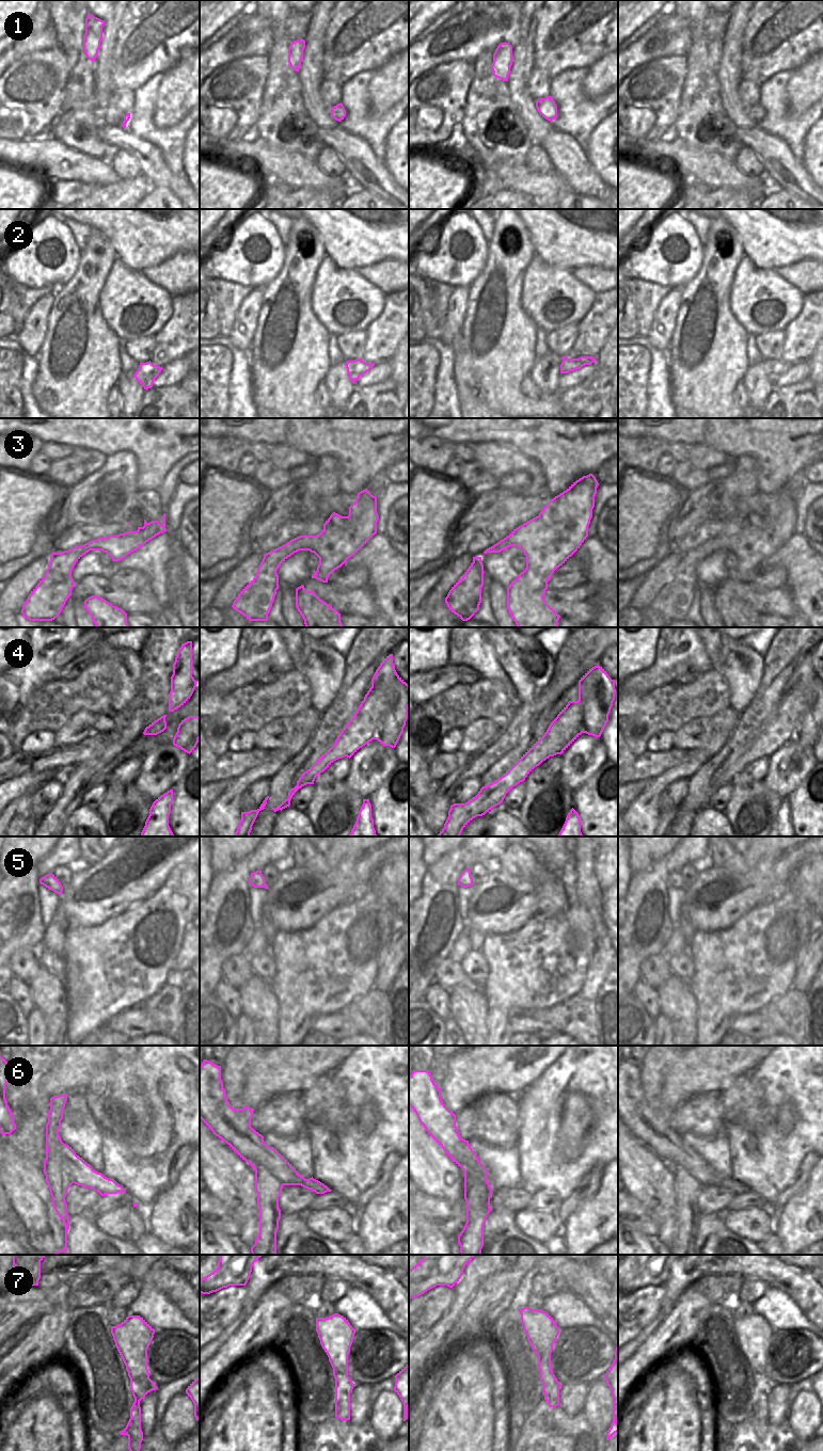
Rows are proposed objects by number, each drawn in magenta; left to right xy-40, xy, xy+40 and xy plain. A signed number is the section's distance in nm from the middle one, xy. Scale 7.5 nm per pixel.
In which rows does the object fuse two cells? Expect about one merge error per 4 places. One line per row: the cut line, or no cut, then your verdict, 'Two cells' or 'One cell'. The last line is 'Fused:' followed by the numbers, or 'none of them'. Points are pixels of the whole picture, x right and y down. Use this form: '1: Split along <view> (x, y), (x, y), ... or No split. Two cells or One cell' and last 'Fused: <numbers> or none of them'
1: No split. One cell
2: No split. One cell
3: No split. One cell
4: No split. One cell
5: No split. One cell
6: Split along xy-40 (62, 1142), (59, 1148), (59, 1158), (68, 1177), (74, 1182). Two cells
7: Split along xy (349, 1400), (342, 1399), (335, 1403). Two cells
Fused: 6, 7.

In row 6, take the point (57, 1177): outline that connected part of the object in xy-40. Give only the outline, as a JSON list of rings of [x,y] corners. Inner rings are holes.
[[[67,1094],[53,1096],[50,1098],[50,1110],[48,1112],[48,1122],[46,1125],[46,1141],[50,1142],[50,1150],[46,1150],[44,1161],[44,1174],[46,1182],[52,1197],[52,1206],[65,1225],[65,1246],[49,1255],[67,1255],[67,1231],[69,1229],[69,1216],[67,1214],[67,1203],[65,1197],[69,1186],[74,1183],[69,1178],[60,1157],[59,1150],[63,1143],[59,1129],[63,1119],[63,1110],[67,1101]]]

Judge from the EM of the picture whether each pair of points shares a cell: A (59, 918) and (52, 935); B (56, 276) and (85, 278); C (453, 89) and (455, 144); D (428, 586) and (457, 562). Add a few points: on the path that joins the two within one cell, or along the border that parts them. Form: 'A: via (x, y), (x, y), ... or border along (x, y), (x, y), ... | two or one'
A: via (59, 922), (56, 930) | one
B: border along (80, 254), (80, 260), (75, 273), (56, 289) | two
C: border along (458, 124), (441, 147) | two
D: border along (452, 557), (441, 578), (432, 589) | two

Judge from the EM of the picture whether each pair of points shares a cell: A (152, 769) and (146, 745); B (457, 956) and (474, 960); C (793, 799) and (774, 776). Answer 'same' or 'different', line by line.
A: different
B: different
C: different

